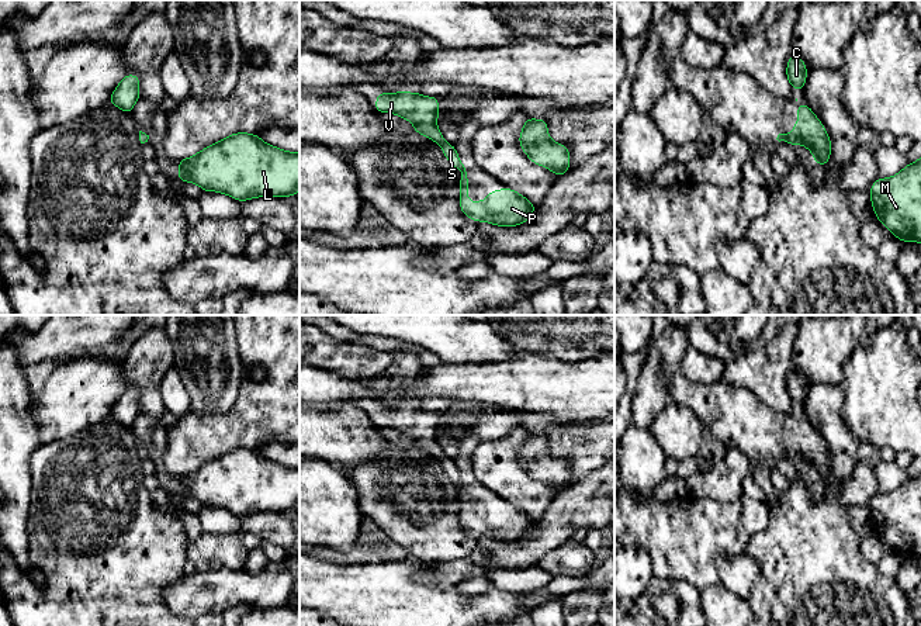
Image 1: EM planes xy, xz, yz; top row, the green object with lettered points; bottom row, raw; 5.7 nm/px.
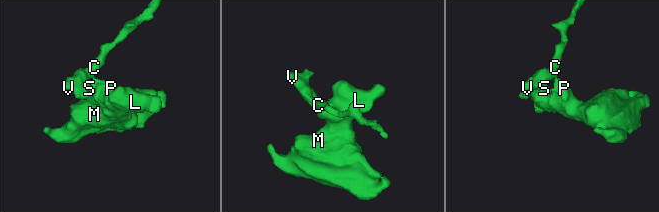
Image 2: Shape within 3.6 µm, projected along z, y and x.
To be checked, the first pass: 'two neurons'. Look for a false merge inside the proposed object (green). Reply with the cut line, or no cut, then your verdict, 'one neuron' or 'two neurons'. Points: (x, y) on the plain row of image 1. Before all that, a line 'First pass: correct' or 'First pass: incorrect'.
First pass: correct
xy (146, 450), (149, 455) | two neurons

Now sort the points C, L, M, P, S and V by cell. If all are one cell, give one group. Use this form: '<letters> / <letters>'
C S V / L M P

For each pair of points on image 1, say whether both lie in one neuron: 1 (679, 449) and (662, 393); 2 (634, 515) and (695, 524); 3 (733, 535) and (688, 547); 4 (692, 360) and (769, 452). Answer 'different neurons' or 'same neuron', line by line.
1: different neurons
2: same neuron
3: same neuron
4: different neurons

